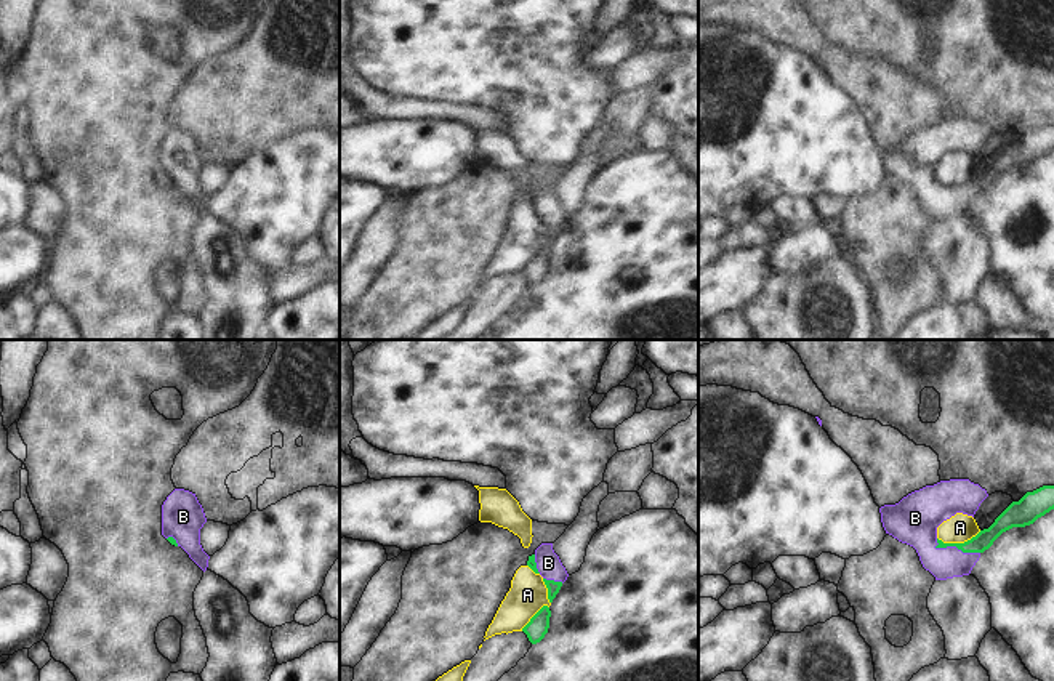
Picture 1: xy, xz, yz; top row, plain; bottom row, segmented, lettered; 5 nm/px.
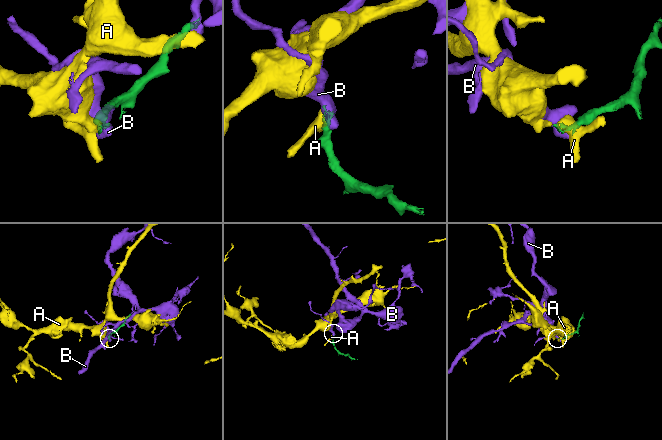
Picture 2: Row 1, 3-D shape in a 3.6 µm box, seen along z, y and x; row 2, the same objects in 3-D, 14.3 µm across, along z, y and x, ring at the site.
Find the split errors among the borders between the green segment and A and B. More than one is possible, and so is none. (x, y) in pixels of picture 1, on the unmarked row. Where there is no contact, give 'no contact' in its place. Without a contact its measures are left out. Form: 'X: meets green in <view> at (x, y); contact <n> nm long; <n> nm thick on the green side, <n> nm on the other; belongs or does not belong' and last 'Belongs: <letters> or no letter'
A: meets green in yz at (958, 185); contact 220 nm long; 90 nm thick on the green side, 140 nm on the other; does not belong
B: meets green in yz at (955, 186); contact 240 nm long; 90 nm thick on the green side, 240 nm on the other; belongs
Belongs: B

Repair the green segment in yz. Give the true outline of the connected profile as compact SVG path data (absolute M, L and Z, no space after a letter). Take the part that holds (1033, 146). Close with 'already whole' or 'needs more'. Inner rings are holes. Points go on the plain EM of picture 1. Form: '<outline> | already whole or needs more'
M969 120L940 122L903 138L895 146L879 149L886 175L913 187L926 212L935 221L969 216L980 195L1012 168L1025 168L1054 151L1054 127L1043 127L1012 143L988 168L964 184L943 184L937 168L963 154L976 155L988 138L987 131Z | needs more

